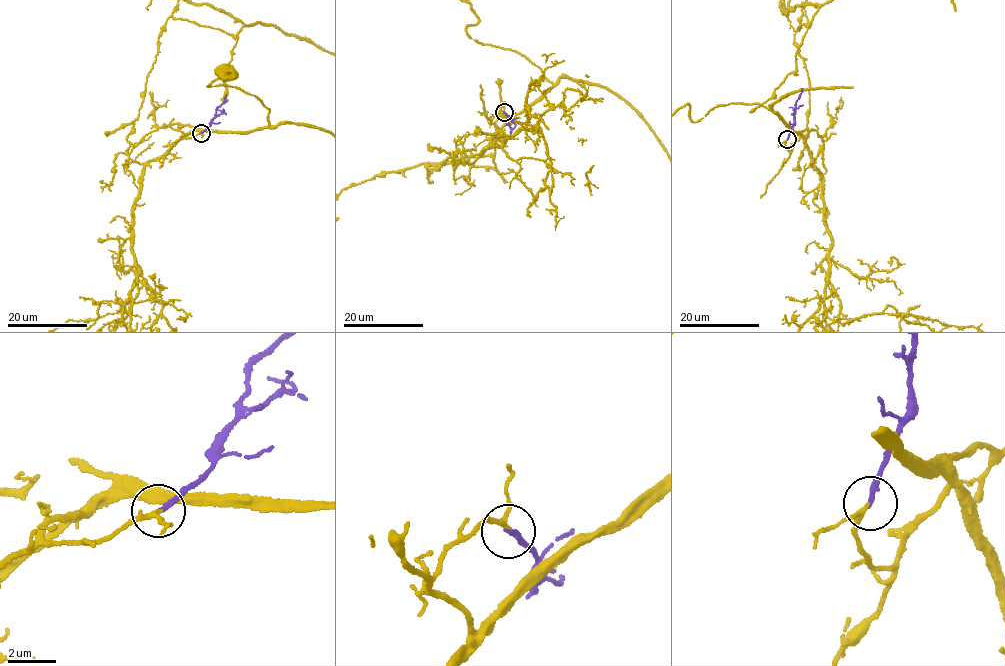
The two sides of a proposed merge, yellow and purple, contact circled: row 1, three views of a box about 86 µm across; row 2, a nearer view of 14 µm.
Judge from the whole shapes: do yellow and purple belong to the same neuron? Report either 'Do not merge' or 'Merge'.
Merge

